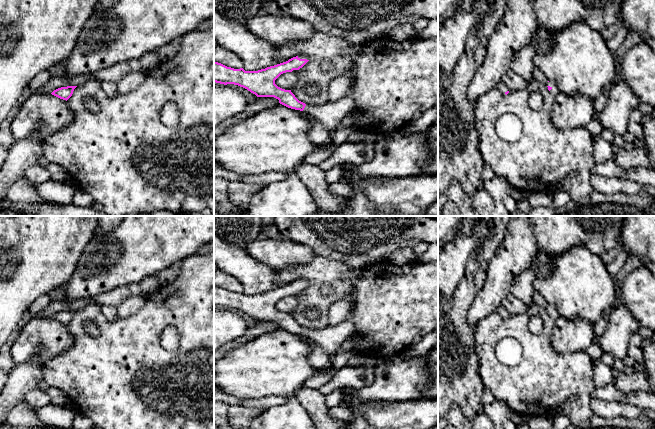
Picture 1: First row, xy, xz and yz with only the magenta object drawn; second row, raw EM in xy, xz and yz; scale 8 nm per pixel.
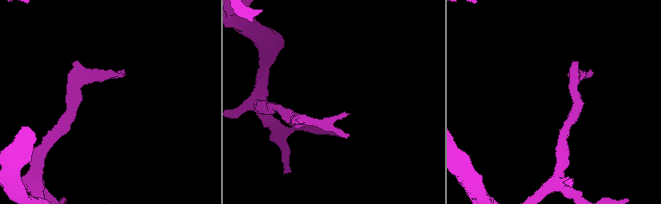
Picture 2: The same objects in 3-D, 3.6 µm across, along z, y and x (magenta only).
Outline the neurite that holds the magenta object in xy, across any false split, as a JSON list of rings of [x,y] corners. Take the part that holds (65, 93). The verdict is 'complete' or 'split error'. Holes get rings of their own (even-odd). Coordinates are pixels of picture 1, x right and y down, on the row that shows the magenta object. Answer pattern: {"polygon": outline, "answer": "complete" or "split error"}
{"polygon": [[[77,86],[61,87],[61,88],[54,90],[51,94],[60,99],[67,101],[72,96],[73,91],[76,87]]], "answer": "complete"}

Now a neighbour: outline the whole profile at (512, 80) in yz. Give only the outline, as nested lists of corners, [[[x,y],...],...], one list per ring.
[[[512,70],[503,76],[502,81],[510,90],[522,90],[528,86],[528,82]]]

